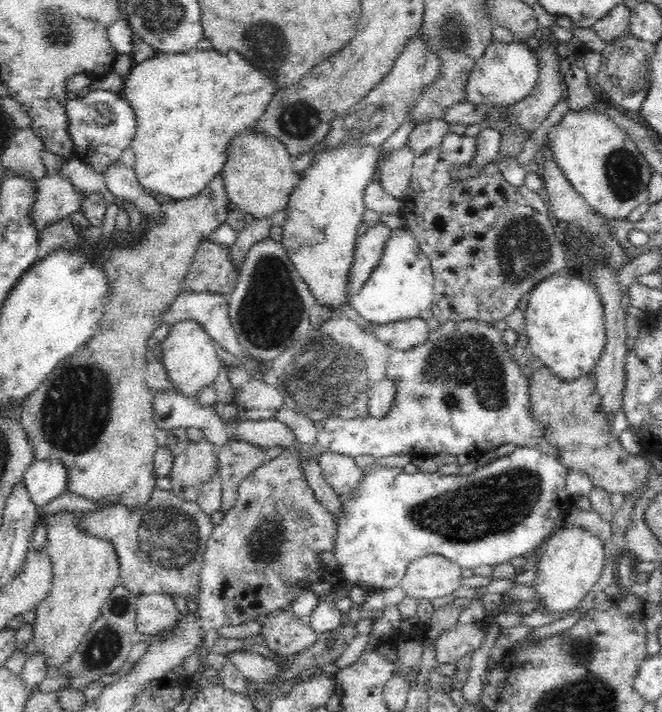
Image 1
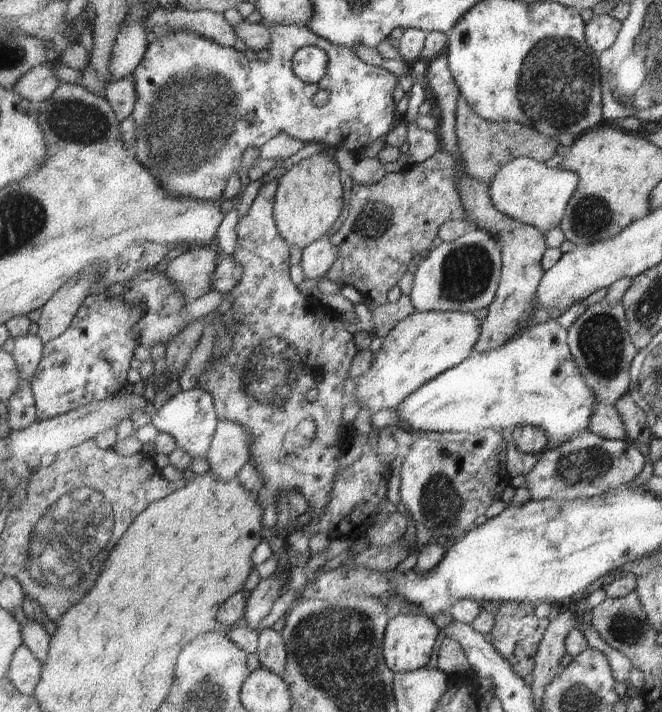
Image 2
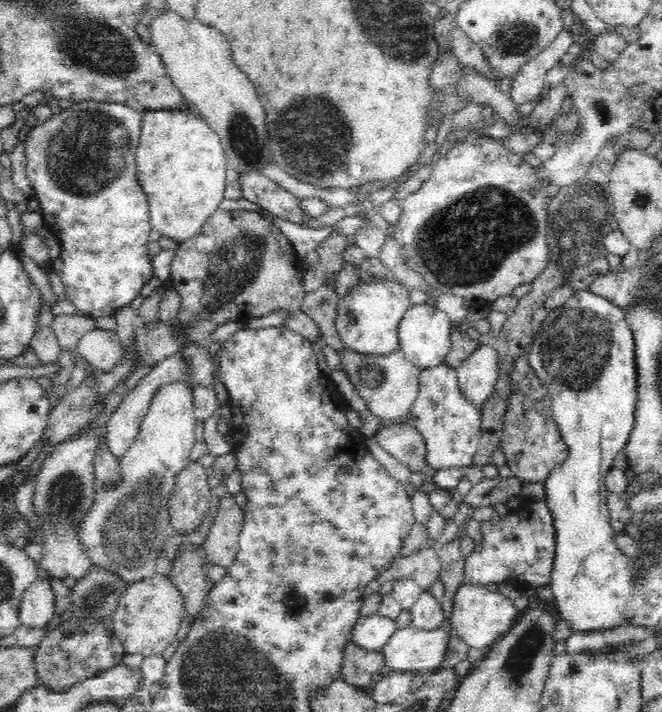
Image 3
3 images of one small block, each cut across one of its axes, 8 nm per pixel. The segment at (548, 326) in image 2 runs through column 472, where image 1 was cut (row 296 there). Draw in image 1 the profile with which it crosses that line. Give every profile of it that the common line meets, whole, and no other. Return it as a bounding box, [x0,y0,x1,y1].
[352,228,435,327]

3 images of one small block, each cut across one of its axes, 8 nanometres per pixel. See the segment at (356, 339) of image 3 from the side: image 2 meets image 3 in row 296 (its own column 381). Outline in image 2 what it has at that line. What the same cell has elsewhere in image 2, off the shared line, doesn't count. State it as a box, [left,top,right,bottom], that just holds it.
[355,312,482,414]

